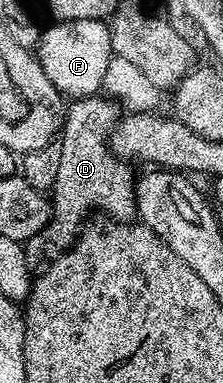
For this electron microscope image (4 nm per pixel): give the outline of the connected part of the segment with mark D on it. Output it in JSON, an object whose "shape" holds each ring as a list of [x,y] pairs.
{"shape":[[[99,93],[84,95],[76,98],[72,103],[75,104],[72,107],[70,104],[66,108],[65,122],[61,127],[59,143],[61,166],[57,173],[55,188],[49,192],[53,200],[53,222],[49,227],[50,234],[60,235],[63,239],[68,238],[67,240],[84,226],[83,218],[86,217],[90,207],[99,207],[103,203],[107,211],[136,210],[133,192],[137,175],[131,172],[130,162],[113,153],[111,144],[121,119],[120,108],[110,98]]]}

